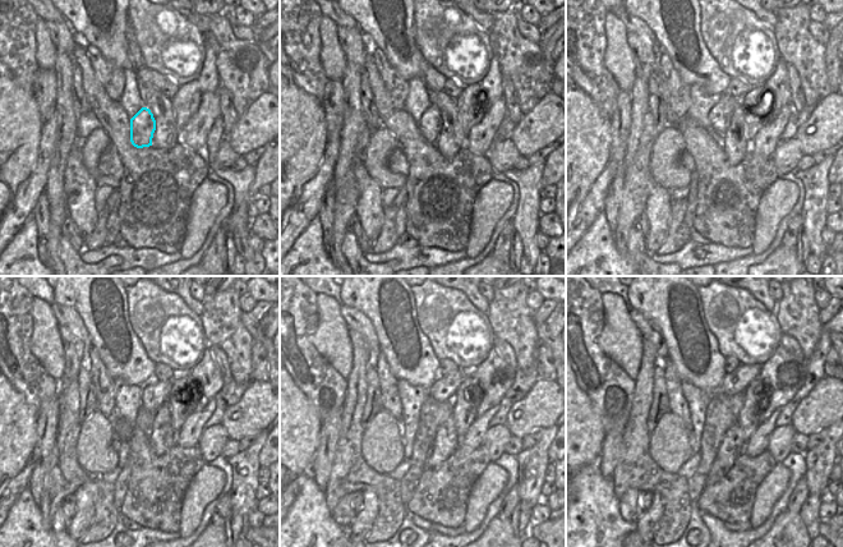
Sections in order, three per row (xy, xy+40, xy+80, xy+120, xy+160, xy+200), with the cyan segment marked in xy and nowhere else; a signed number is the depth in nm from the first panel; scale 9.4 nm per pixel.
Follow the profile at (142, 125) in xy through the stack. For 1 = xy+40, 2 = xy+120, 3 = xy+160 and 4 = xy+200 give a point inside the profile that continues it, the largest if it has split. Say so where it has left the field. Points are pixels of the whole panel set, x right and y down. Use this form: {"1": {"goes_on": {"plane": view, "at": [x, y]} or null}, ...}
{"1": {"goes_on": {"plane": "xy+40", "at": [431, 123]}}, "2": {"goes_on": {"plane": "xy+120", "at": [153, 394]}}, "3": {"goes_on": {"plane": "xy+160", "at": [443, 389]}}, "4": {"goes_on": {"plane": "xy+200", "at": [735, 382]}}}

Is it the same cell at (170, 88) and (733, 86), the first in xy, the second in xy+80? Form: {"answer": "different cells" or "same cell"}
{"answer": "same cell"}

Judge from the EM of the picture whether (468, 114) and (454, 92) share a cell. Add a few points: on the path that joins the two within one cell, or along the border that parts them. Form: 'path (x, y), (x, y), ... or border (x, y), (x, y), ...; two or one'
border (464, 87), (455, 100); two

